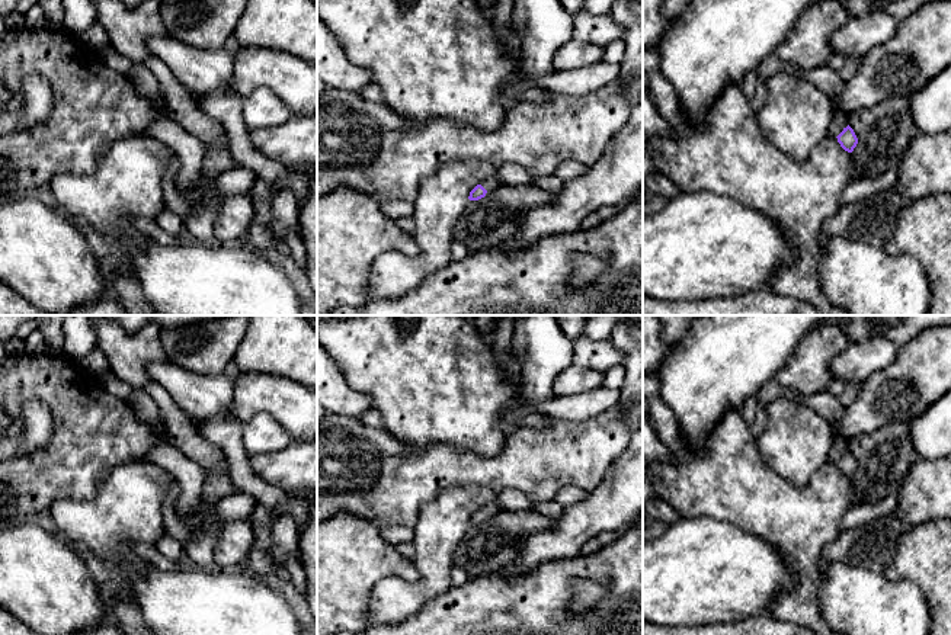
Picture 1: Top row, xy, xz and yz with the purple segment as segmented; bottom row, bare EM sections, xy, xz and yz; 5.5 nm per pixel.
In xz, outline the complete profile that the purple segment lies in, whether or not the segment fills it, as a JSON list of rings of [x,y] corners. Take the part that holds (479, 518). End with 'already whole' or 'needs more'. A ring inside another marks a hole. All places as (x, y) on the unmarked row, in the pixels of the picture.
[[[496,503],[486,504],[470,517],[468,525],[478,526],[478,525],[484,523],[487,517],[491,517],[491,516],[497,514],[499,511],[500,511],[500,509]]] | needs more

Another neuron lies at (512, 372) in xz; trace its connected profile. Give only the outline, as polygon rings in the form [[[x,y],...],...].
[[[512,350],[509,353],[509,363],[502,368],[502,372],[506,381],[513,387],[518,387],[518,384],[522,382],[521,360]]]

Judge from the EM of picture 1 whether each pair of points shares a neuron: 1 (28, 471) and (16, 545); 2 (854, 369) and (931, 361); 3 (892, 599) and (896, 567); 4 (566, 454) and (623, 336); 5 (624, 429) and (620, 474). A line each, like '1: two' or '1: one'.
1: two
2: two
3: two
4: two
5: two

